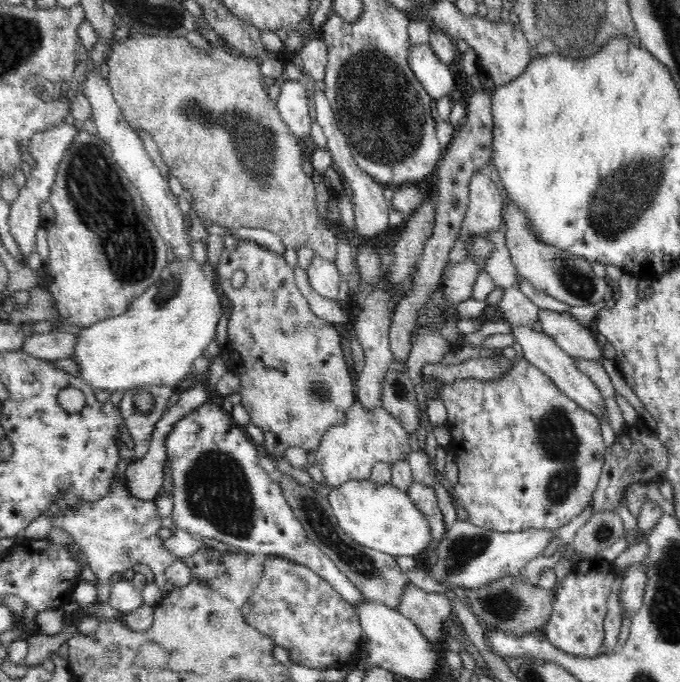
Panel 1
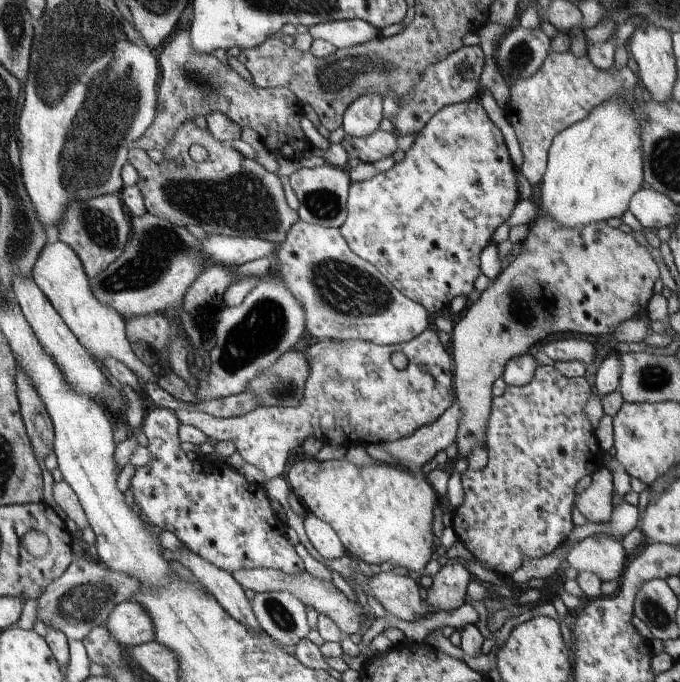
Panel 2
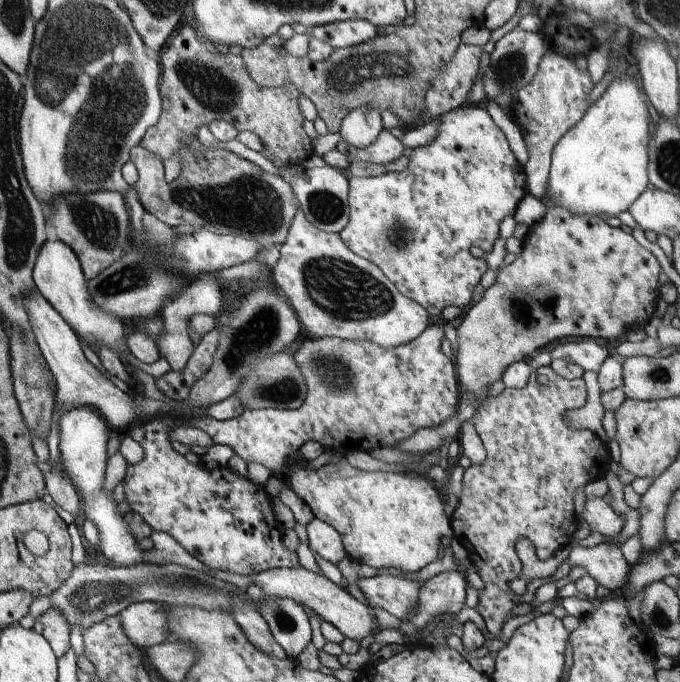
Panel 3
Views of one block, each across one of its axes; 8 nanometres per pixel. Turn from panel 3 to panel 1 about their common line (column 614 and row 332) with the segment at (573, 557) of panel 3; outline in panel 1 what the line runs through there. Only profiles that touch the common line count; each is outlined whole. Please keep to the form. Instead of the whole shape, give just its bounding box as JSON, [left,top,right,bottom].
[538,310,604,360]

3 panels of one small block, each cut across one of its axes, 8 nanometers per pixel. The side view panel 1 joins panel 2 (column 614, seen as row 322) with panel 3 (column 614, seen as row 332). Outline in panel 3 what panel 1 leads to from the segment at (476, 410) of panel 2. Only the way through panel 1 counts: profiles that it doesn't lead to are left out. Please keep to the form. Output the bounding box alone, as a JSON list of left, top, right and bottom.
[453,204,659,412]

